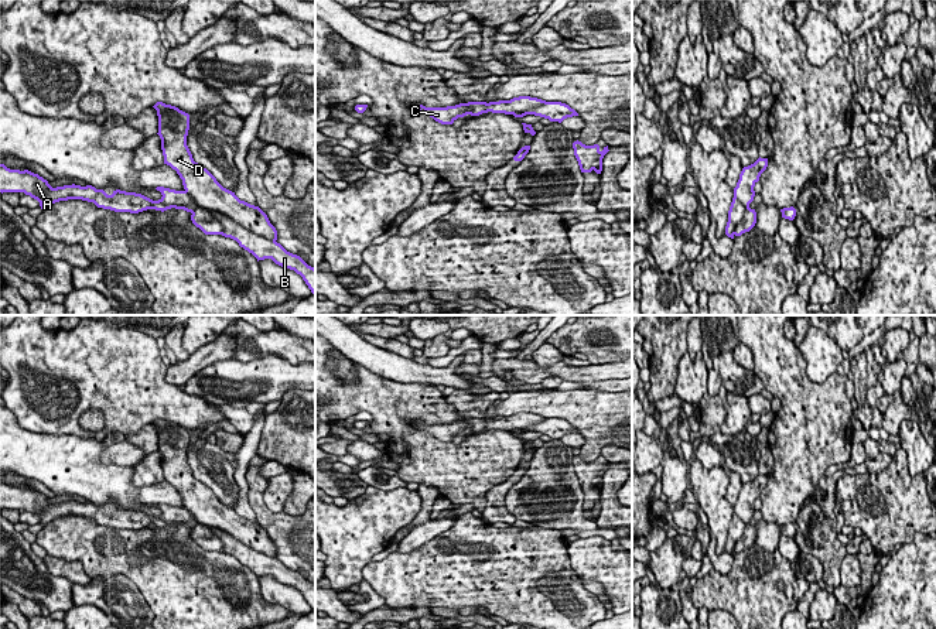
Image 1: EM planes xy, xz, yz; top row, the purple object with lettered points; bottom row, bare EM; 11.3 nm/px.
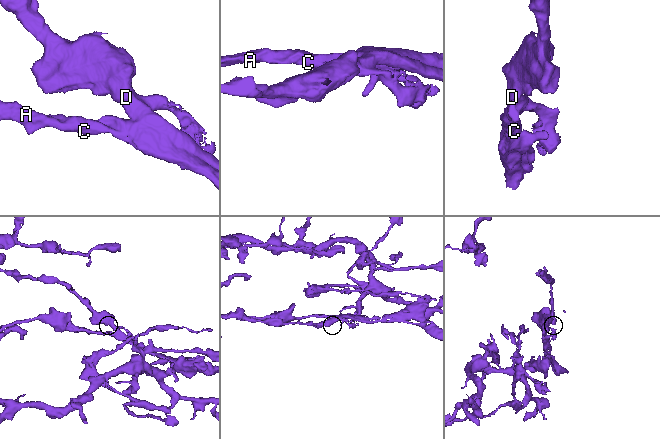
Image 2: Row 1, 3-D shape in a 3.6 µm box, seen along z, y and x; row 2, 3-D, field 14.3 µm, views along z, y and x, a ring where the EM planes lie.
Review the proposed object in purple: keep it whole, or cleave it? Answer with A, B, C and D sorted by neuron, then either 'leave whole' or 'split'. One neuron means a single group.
A B C / D | split

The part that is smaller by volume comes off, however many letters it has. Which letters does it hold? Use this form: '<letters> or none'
A, B, C

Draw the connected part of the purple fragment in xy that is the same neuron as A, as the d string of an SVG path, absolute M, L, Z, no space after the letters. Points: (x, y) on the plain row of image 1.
M0 481L0 509L24 509L40 519L42 527L49 522L68 517L82 516L93 519L98 524L115 529L139 530L147 526L167 527L171 524L191 529L192 540L205 551L222 551L239 560L240 564L252 570L257 578L271 575L276 581L294 587L303 594L312 611L315 611L315 585L308 582L300 572L287 568L276 557L256 551L228 531L199 523L187 507L175 507L157 503L161 509L158 517L153 517L141 510L116 506L107 512L103 506L92 502L64 502L52 505L47 496L28 486L10 486Z

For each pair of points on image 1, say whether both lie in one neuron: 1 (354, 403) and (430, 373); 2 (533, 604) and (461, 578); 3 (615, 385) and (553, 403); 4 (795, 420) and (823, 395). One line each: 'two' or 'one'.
1: two
2: one
3: two
4: one

